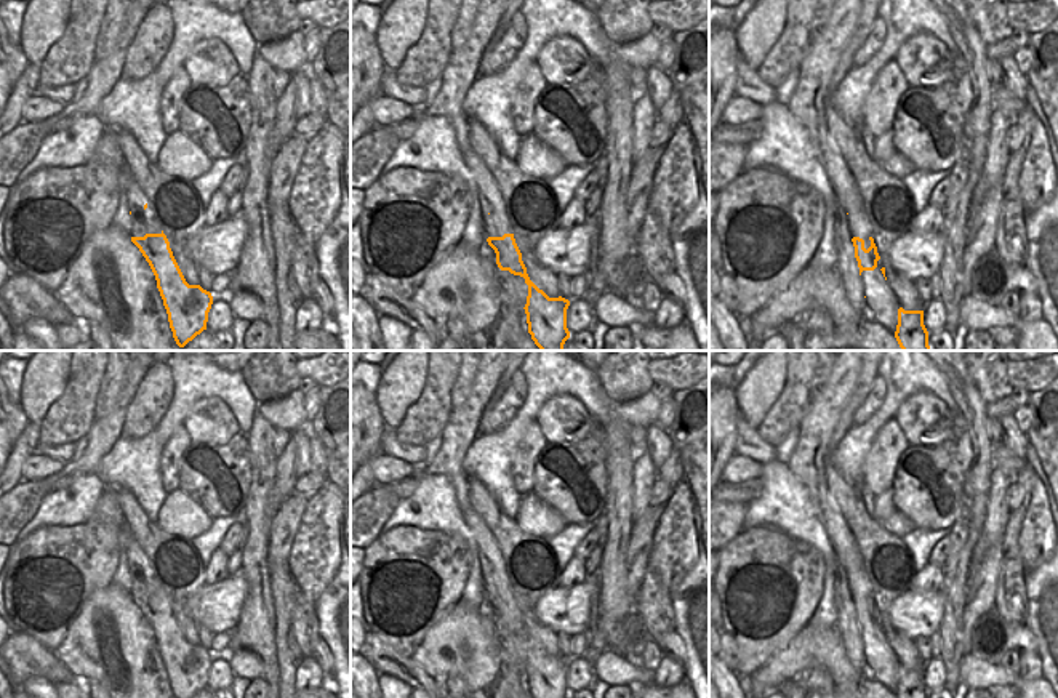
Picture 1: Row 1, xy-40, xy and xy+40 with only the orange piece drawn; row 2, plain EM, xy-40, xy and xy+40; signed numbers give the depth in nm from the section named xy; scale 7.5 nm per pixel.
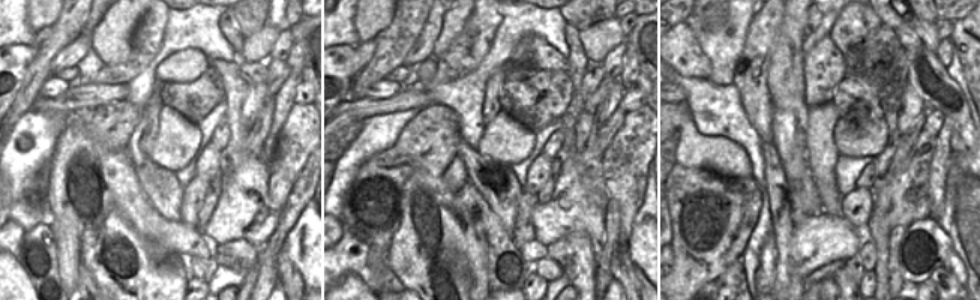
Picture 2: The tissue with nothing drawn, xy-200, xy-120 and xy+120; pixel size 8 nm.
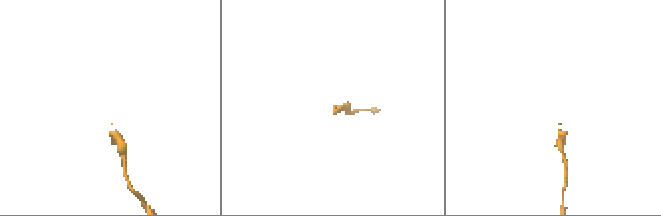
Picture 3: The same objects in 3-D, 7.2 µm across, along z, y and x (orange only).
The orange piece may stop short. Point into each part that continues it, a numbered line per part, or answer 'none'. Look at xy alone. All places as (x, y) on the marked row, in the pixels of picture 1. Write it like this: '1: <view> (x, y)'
none.

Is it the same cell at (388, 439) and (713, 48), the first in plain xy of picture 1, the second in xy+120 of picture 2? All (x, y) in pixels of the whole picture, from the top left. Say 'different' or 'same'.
different

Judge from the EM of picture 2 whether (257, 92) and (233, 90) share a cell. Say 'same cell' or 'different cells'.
different cells

